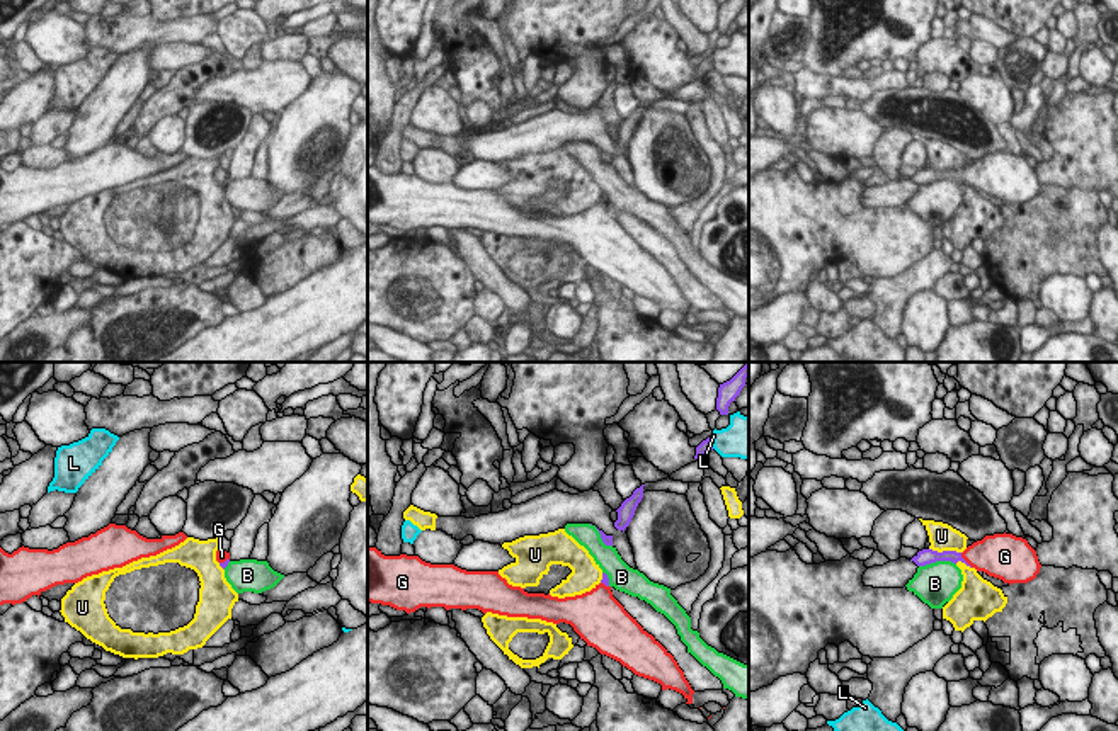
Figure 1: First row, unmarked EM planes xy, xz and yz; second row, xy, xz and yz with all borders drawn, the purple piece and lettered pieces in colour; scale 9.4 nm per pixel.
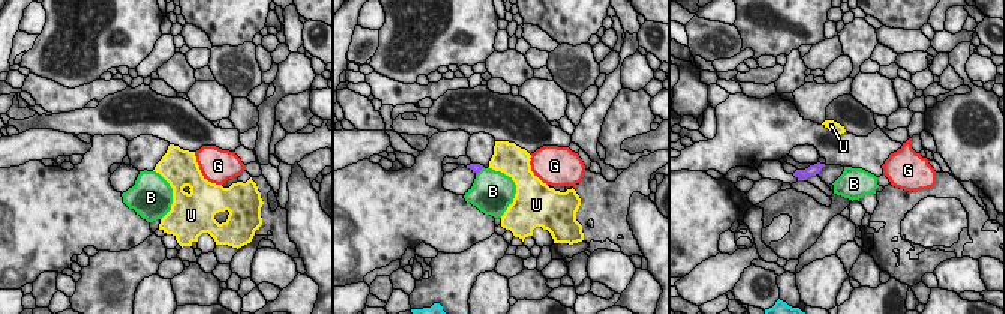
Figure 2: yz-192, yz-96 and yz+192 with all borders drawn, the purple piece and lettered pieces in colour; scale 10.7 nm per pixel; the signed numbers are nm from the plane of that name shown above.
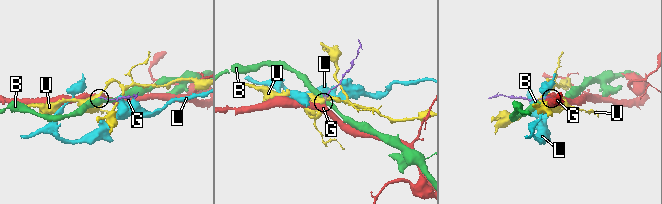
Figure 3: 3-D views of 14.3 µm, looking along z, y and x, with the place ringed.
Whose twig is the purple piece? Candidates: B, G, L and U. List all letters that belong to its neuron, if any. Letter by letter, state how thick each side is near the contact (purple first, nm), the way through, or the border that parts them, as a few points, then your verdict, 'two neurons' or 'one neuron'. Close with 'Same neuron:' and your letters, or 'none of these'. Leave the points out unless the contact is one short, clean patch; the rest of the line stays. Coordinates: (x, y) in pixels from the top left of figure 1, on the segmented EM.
B: 160 nm thick on the purple side, 400 nm on the other; two neurons
G: 120 nm thick on the purple side, 320 nm on the other; runs through yz (953, 556), (963, 560), (989, 555); one neuron
L: 120 nm thick on the purple side, 320 nm on the other; border along xz (710, 437), (713, 447); two neurons
U: 160 nm thick on the purple side, 260 nm on the other; border along yz (929, 548), (960, 553); two neurons
Same neuron: G

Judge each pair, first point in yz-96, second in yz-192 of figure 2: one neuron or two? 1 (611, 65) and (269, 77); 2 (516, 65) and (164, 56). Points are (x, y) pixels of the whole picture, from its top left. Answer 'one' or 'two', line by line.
1: two
2: two

